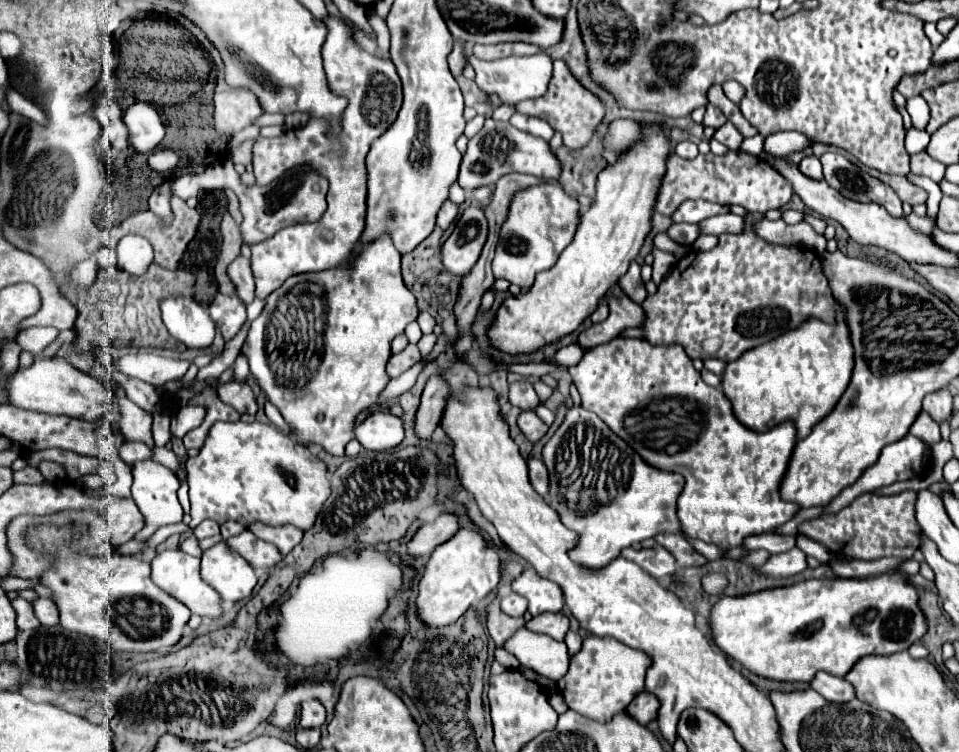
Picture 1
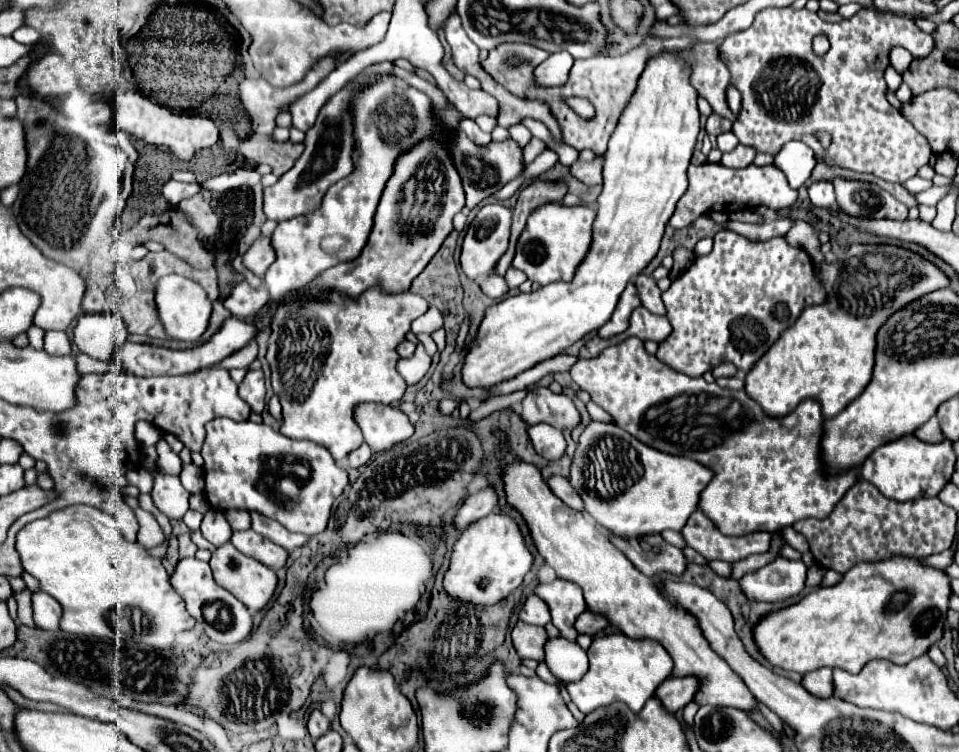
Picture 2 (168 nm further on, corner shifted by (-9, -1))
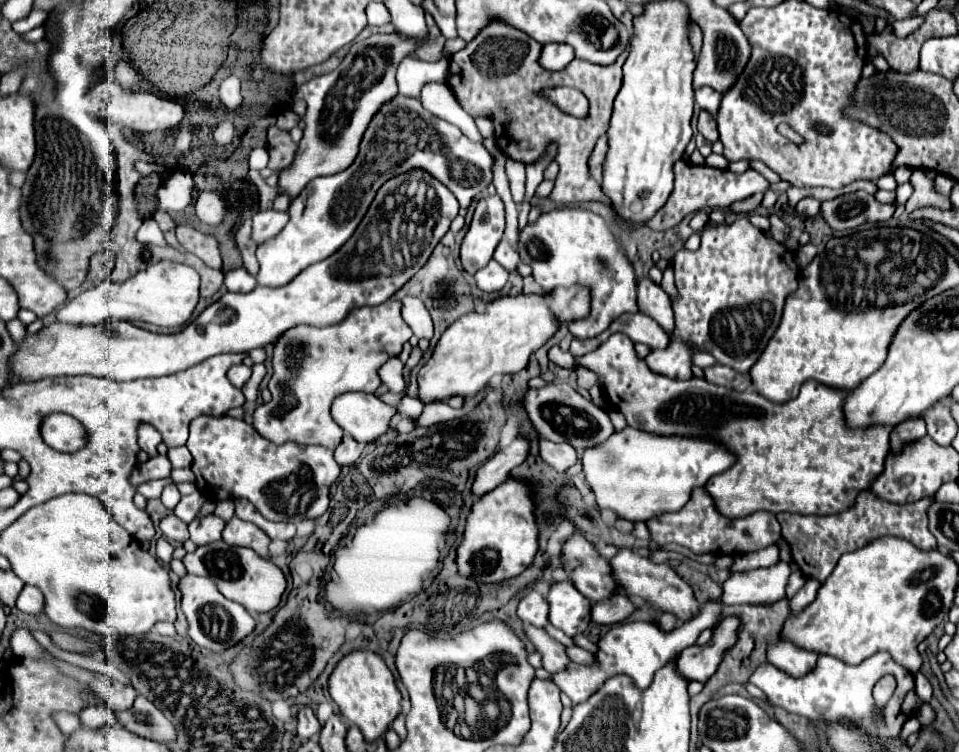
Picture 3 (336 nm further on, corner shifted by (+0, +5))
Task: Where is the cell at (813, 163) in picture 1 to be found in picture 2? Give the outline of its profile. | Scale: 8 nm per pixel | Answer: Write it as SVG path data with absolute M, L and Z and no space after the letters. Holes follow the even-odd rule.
M819 181L815 185L809 187L809 199L813 203L813 207L825 207L831 209L835 205L835 193L833 193L833 185L827 181Z

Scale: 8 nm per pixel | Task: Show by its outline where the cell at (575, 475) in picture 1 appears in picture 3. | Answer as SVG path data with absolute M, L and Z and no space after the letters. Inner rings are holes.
M624 427L606 439L606 443L590 447L590 451L582 453L582 473L588 481L592 493L596 495L596 503L602 509L612 509L618 517L626 521L648 521L654 515L672 513L686 505L690 499L692 489L702 487L712 475L726 471L734 457L722 445L710 439L692 439L692 437L664 437L664 435L650 435L634 427Z

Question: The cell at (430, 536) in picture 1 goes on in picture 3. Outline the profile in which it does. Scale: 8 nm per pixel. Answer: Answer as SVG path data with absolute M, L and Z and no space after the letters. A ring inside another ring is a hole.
M524 437L514 439L506 449L498 451L492 459L488 459L478 471L472 485L472 497L482 497L490 493L494 487L502 485L508 479L510 469L520 465L528 455L528 441Z

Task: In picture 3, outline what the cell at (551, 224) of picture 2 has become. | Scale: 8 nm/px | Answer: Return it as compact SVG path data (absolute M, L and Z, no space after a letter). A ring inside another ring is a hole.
M560 207L550 213L542 213L536 223L528 223L518 237L516 253L522 263L532 267L532 277L536 283L550 291L558 285L570 287L574 283L592 289L592 313L586 319L570 323L570 333L578 339L590 339L600 335L610 327L610 323L622 313L636 313L636 275L634 269L618 249L616 237L608 223L586 209L580 207ZM600 261L606 265L602 267Z

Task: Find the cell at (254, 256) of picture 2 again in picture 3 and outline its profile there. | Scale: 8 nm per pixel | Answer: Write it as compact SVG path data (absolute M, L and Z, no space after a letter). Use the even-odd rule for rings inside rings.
M264 211L264 213L256 213L252 219L252 241L256 245L262 245L264 241L272 239L274 235L278 235L284 225L288 223L288 215L286 211L276 213L276 211Z

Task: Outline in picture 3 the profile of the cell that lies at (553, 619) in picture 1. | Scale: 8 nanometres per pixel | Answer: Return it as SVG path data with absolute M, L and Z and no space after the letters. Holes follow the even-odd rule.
M612 595L610 599L592 605L590 621L596 625L614 625L626 619L634 609L636 605L626 595Z

